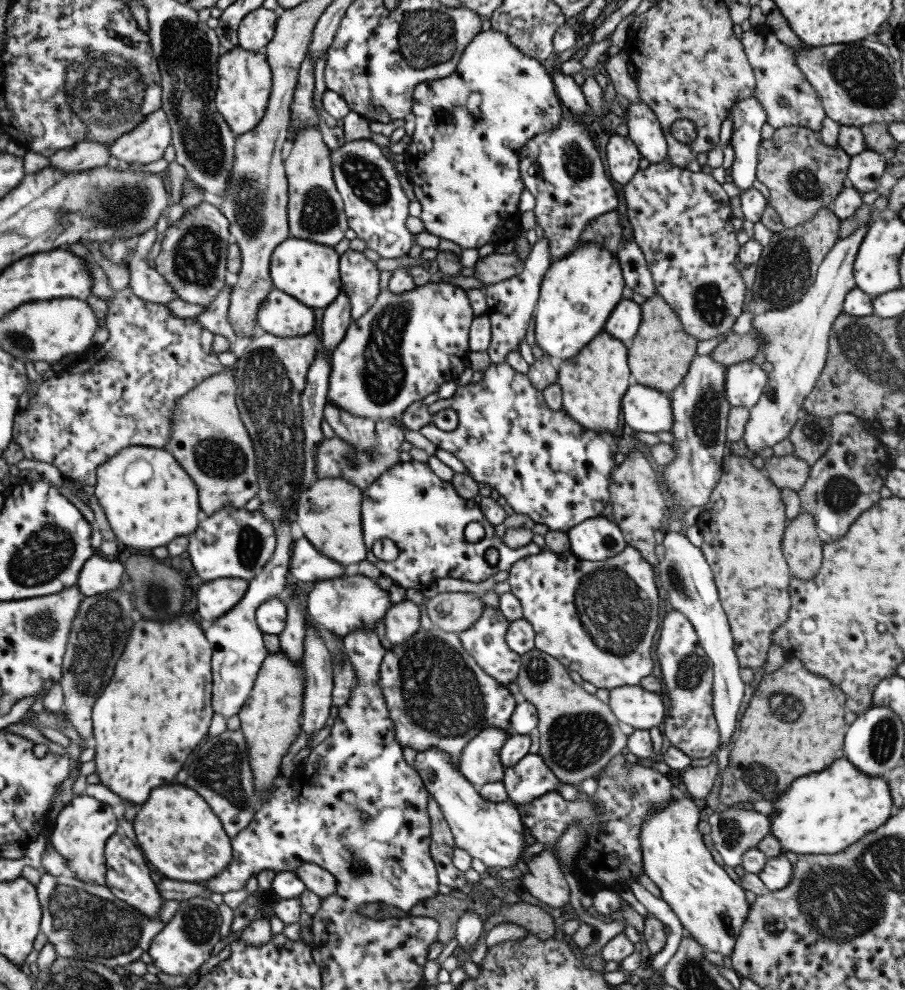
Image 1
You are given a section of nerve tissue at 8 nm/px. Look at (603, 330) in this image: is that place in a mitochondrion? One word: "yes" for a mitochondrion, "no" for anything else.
no

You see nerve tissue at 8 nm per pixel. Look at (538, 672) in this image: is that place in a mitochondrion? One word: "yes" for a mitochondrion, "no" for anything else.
yes

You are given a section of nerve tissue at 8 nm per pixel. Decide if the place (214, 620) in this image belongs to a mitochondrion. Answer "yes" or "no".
no

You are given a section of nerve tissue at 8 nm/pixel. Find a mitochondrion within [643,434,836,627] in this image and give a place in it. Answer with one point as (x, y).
(673, 575)

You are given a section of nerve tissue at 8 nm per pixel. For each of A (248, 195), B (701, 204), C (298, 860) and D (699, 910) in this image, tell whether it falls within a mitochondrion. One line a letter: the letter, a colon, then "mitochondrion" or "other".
A: mitochondrion
B: other
C: other
D: other

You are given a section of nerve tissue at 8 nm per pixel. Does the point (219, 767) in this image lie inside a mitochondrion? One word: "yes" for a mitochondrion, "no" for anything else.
yes

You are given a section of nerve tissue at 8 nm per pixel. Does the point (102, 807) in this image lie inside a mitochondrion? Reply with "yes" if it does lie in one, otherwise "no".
no

